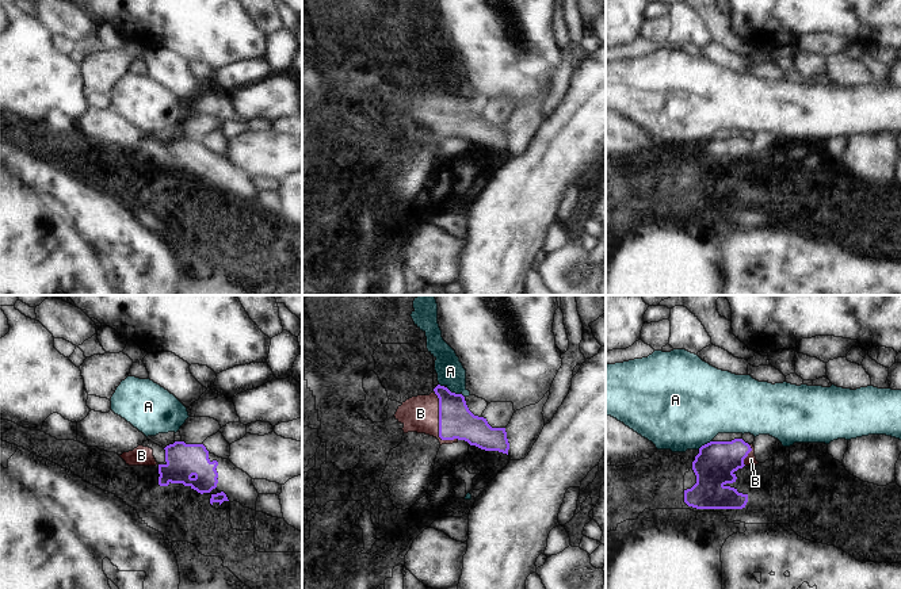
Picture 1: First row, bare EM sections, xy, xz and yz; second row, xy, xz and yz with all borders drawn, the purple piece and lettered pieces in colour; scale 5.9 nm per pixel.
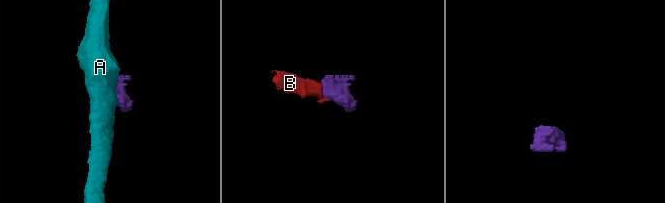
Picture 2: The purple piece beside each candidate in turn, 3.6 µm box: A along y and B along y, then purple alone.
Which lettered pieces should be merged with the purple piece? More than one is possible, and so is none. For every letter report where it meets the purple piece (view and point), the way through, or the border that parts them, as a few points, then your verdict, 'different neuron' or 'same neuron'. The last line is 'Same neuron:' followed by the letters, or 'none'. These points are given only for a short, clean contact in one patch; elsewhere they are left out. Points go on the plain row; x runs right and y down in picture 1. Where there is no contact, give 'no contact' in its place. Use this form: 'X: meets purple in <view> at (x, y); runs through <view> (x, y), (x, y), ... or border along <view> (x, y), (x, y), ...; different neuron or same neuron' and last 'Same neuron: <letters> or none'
A: meets purple in xz at (454, 90); border along xz (446, 84), (464, 94); different neuron
B: meets purple in xz at (439, 119); runs through xz (455, 118), (439, 119), (431, 111), (420, 110); same neuron
Same neuron: B

